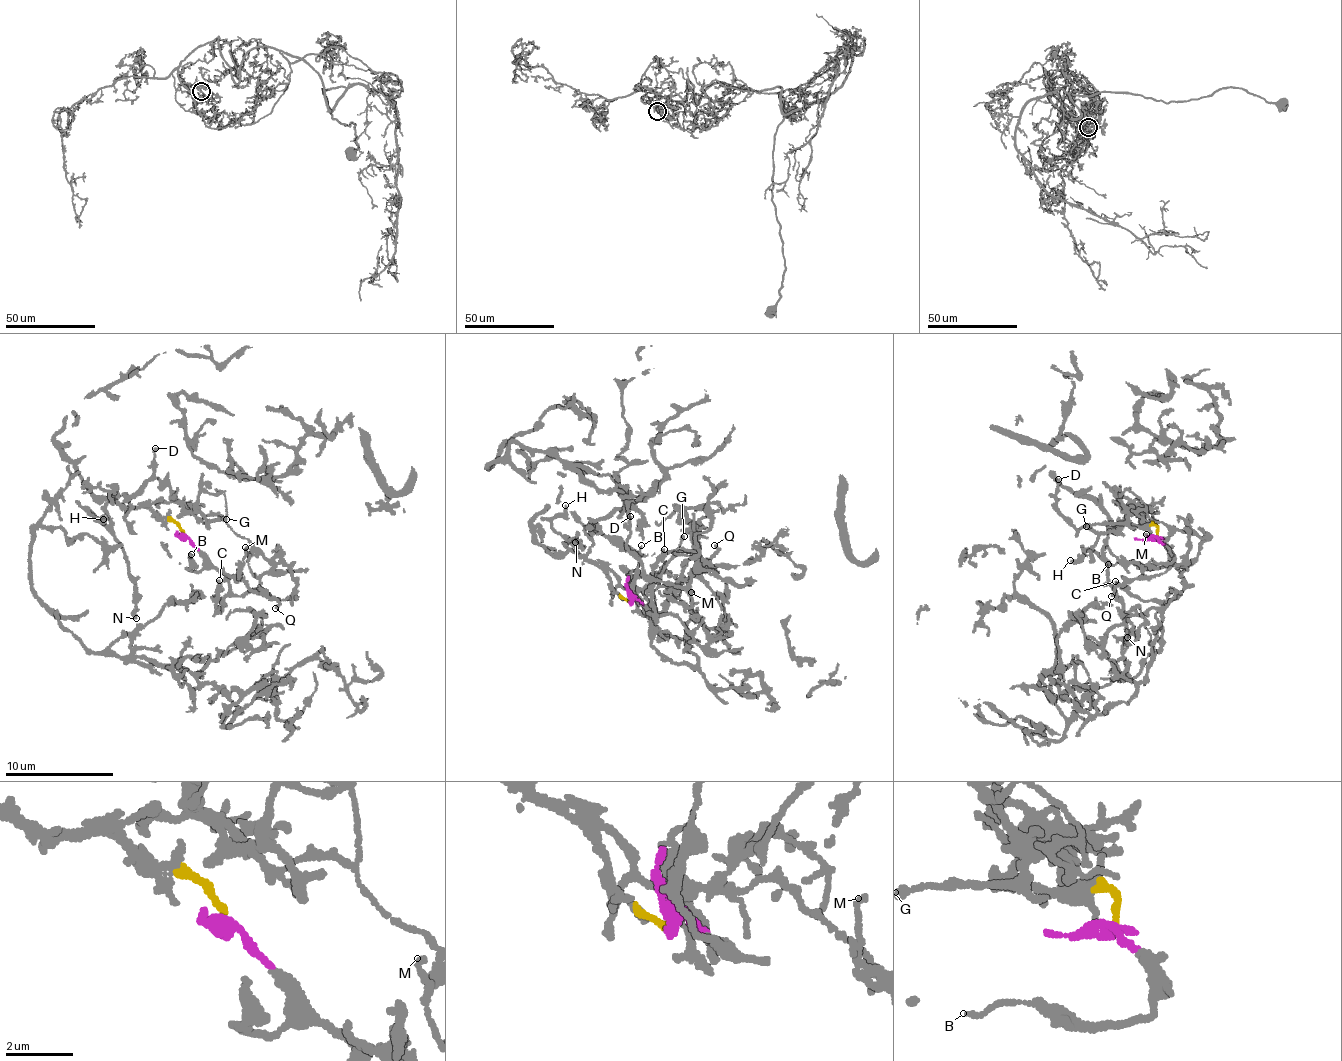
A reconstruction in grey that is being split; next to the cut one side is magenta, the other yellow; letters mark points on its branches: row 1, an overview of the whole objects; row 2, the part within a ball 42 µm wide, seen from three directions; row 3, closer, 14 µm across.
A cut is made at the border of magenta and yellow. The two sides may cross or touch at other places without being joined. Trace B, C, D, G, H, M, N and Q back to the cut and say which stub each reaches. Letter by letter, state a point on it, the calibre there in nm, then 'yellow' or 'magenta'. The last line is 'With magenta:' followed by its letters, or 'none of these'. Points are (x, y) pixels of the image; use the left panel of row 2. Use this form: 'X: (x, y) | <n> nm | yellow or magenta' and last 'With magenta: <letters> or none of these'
B: (191, 554) | 150 nm | magenta
C: (219, 580) | 200 nm | magenta
D: (155, 448) | 200 nm | yellow
G: (226, 519) | 240 nm | yellow
H: (103, 519) | 220 nm | yellow
M: (245, 547) | 160 nm | magenta
N: (136, 618) | 240 nm | yellow
Q: (275, 608) | 180 nm | magenta
With magenta: B, C, M, Q

